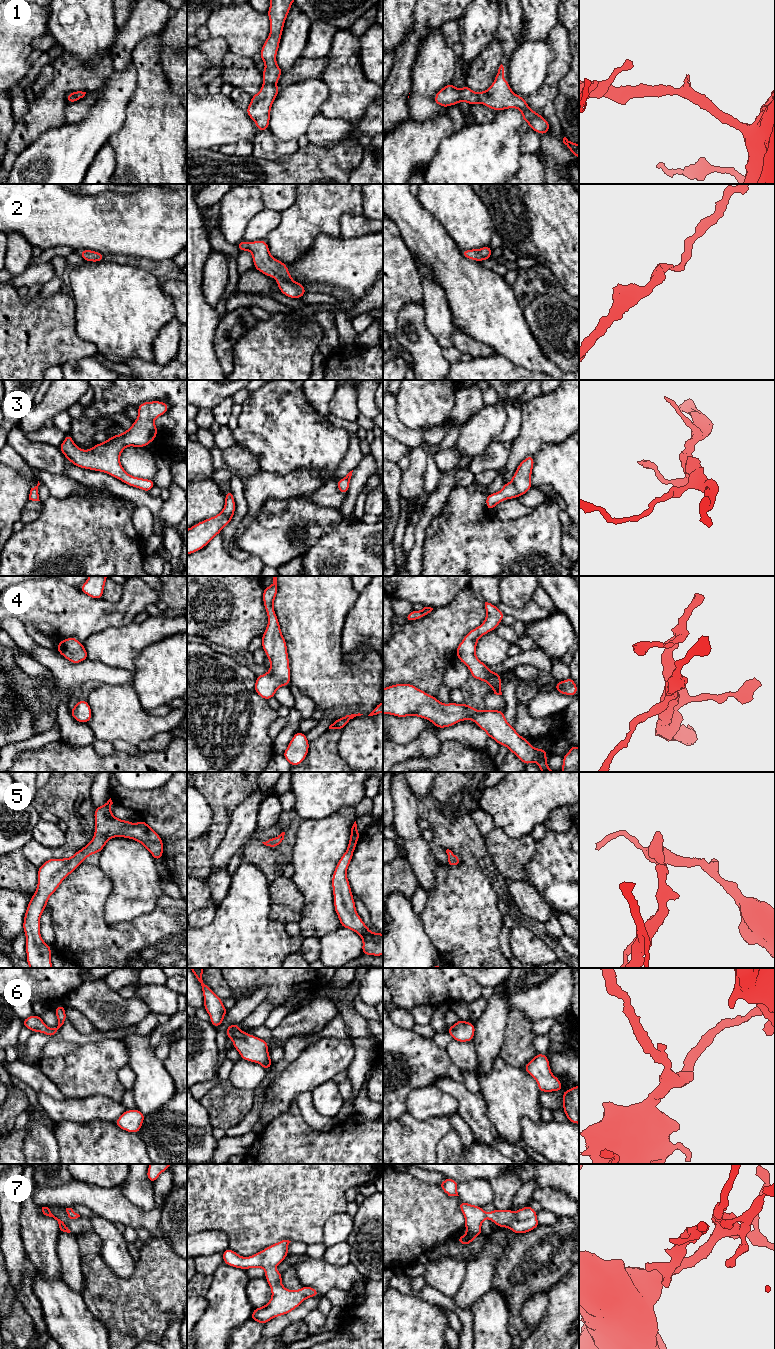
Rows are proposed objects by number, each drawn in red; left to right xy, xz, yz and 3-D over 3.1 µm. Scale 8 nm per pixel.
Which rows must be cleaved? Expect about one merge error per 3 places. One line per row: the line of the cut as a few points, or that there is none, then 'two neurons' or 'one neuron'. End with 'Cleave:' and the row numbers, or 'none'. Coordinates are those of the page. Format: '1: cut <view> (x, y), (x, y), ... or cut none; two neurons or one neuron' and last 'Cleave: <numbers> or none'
1: cut none; one neuron
2: cut none; one neuron
3: cut none; one neuron
4: cut none; one neuron
5: cut none; one neuron
6: cut none; one neuron
7: cut none; one neuron
Cleave: none

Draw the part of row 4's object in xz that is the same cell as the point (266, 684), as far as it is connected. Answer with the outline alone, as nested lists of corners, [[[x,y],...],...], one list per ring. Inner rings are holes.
[[[277,576],[273,584],[263,588],[263,603],[268,616],[268,624],[262,637],[262,649],[270,661],[270,670],[256,677],[255,692],[268,700],[275,696],[281,686],[290,685],[290,666],[286,640],[284,639],[273,604],[278,592]]]

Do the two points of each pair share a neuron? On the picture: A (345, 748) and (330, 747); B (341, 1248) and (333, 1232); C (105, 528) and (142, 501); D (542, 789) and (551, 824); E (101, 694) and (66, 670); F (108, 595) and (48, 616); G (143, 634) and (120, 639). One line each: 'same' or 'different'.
A: different
B: different
C: different
D: different
E: different
F: different
G: same

